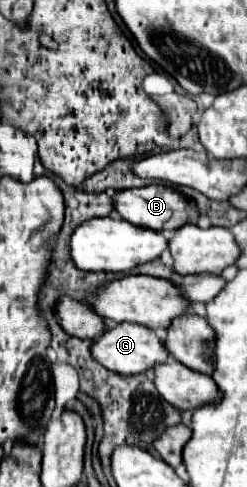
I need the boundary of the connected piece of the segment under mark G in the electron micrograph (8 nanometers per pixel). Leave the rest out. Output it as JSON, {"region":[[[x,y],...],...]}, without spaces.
{"region":[[[130,322],[114,324],[102,336],[98,336],[92,344],[92,354],[98,362],[102,362],[102,366],[106,366],[108,370],[114,370],[118,374],[124,374],[124,376],[144,374],[150,368],[154,368],[156,364],[168,362],[168,358],[170,358],[170,352],[166,350],[164,340],[156,332],[152,332],[146,326],[130,324]]]}

